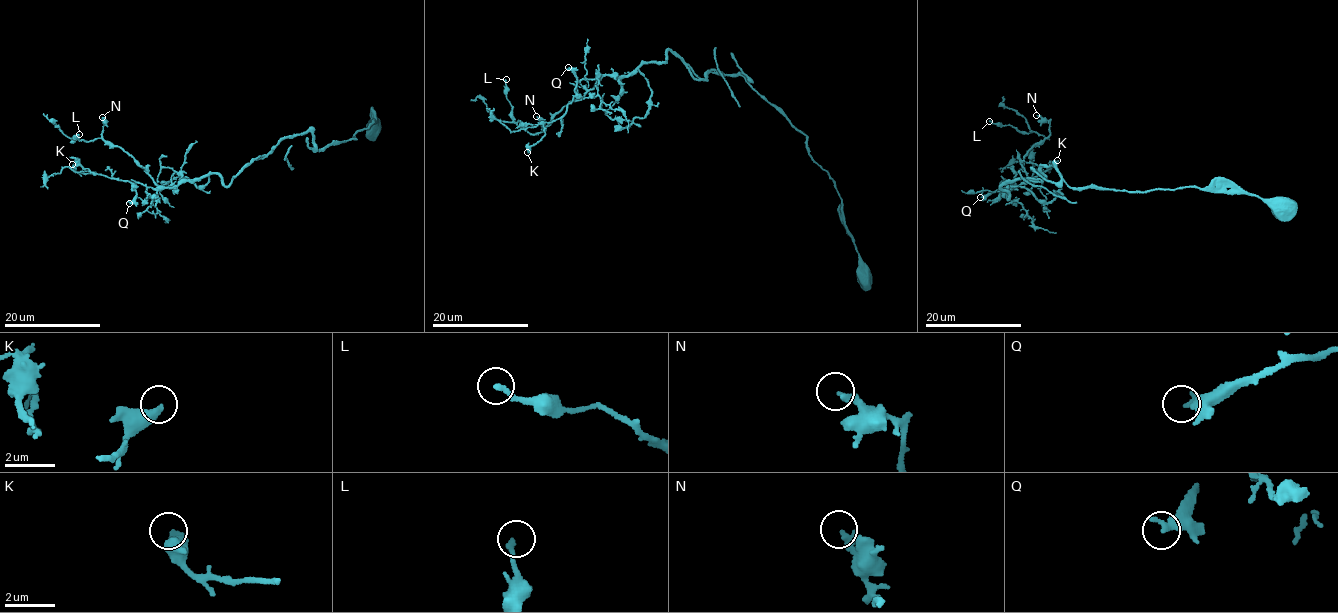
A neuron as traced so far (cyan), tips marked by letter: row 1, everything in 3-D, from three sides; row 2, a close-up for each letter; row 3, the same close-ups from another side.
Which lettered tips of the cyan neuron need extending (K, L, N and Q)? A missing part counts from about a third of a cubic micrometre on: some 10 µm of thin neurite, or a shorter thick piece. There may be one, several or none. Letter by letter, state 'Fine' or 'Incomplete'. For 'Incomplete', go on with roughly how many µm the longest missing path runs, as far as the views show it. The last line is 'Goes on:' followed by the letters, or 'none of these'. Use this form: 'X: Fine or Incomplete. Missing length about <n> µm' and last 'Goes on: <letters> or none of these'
K: Fine
L: Fine
N: Fine
Q: Fine
Goes on: none of these

